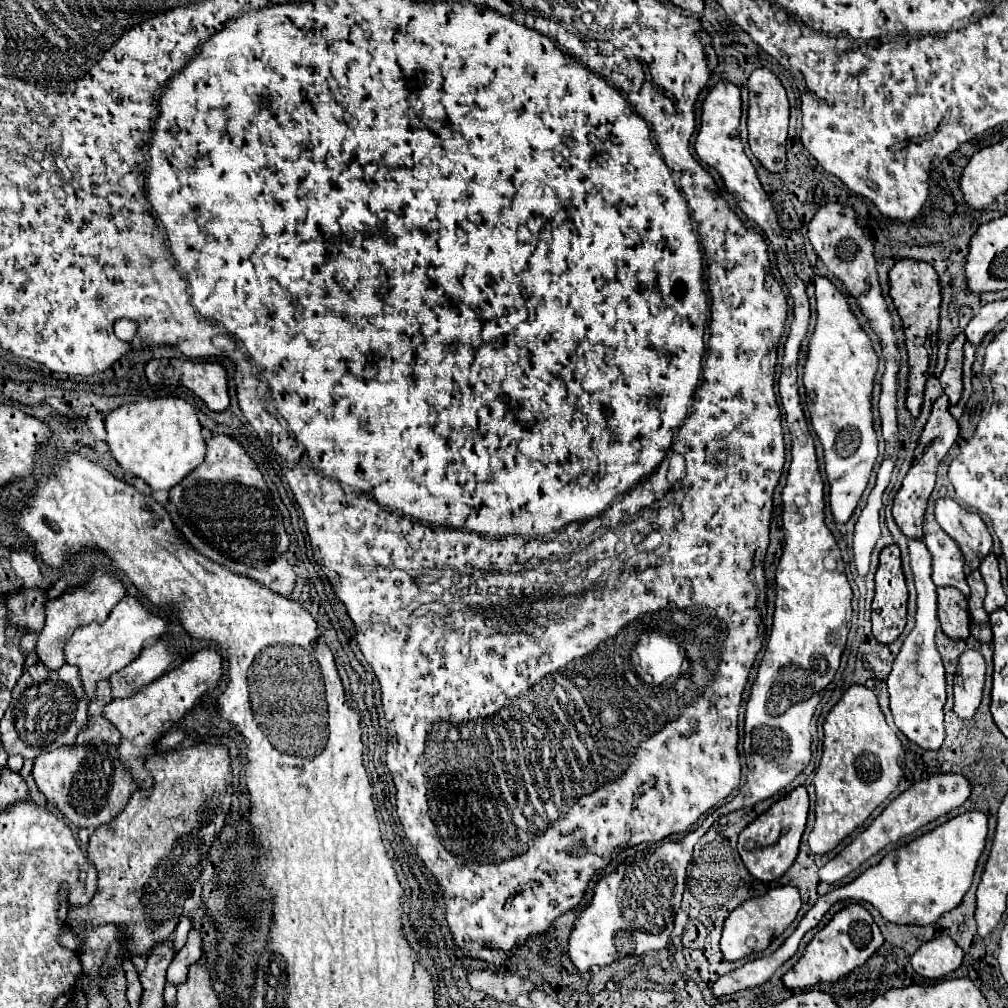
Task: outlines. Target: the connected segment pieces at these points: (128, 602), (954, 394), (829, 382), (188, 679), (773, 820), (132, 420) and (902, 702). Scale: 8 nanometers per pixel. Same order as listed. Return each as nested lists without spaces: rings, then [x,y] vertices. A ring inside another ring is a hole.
[[[125,596],[115,604],[109,618],[103,624],[87,624],[77,628],[77,632],[65,644],[65,664],[79,668],[79,678],[83,684],[85,696],[91,700],[95,696],[95,684],[107,680],[113,672],[121,670],[127,662],[139,656],[145,642],[155,642],[165,632],[165,620],[153,616],[137,598]]]
[[[965,334],[955,336],[955,340],[949,346],[945,370],[939,378],[951,404],[957,404],[961,398],[961,392],[963,392],[963,344],[965,344],[965,340],[967,340]]]
[[[815,278],[817,324],[809,342],[803,368],[805,392],[811,394],[811,424],[825,450],[825,472],[831,484],[829,500],[837,524],[845,524],[855,512],[877,462],[877,434],[873,430],[871,394],[879,358],[873,342],[851,312],[847,298],[827,278]]]
[[[203,648],[187,658],[179,668],[163,674],[159,680],[147,684],[141,692],[131,698],[113,700],[103,708],[103,716],[121,732],[119,740],[119,760],[123,760],[123,768],[127,768],[135,780],[135,786],[143,792],[151,790],[151,774],[145,770],[145,758],[153,752],[157,738],[163,734],[163,724],[167,720],[177,722],[181,720],[197,702],[199,698],[213,690],[221,680],[221,656],[213,648]]]
[[[797,786],[793,792],[789,792],[785,798],[777,800],[769,810],[765,810],[761,816],[757,816],[741,834],[739,834],[739,854],[745,862],[747,870],[763,882],[779,880],[789,866],[795,862],[801,836],[807,824],[807,812],[809,812],[809,798],[807,790],[803,786]]]
[[[143,398],[105,418],[107,444],[117,464],[153,490],[169,490],[205,460],[205,440],[193,406],[181,398]]]
[[[919,540],[909,542],[911,568],[917,588],[917,624],[905,638],[901,652],[893,662],[893,670],[887,676],[889,704],[895,726],[917,746],[925,750],[939,750],[945,738],[943,728],[943,706],[945,706],[945,668],[935,646],[937,620],[937,586],[931,580],[931,554]]]

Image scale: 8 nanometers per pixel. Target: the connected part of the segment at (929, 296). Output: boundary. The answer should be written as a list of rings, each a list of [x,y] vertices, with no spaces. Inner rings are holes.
[[[899,260],[891,272],[889,272],[889,282],[891,282],[891,298],[897,306],[897,312],[903,320],[905,336],[907,336],[907,350],[909,350],[909,390],[907,390],[907,408],[909,412],[917,418],[921,412],[923,404],[923,390],[927,382],[927,368],[929,368],[929,350],[925,348],[925,342],[931,338],[931,334],[937,332],[939,328],[939,306],[941,306],[941,284],[935,268],[927,262],[919,260]]]

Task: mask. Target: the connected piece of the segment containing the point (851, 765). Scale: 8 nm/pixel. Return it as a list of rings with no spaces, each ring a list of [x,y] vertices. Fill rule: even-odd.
[[[851,686],[829,710],[823,724],[823,756],[815,782],[815,826],[809,834],[809,848],[815,854],[831,852],[845,836],[859,828],[869,814],[897,788],[903,778],[903,746],[877,704],[873,690]]]

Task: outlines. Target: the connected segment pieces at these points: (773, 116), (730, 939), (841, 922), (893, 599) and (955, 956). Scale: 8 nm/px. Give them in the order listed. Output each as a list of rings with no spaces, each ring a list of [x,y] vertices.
[[[757,68],[749,76],[749,148],[753,156],[767,168],[769,172],[781,172],[785,168],[785,144],[787,144],[787,126],[789,126],[789,100],[785,88],[781,86],[779,78],[767,70]]]
[[[779,886],[769,890],[765,896],[757,896],[751,898],[747,902],[743,902],[741,906],[737,906],[725,920],[723,924],[723,936],[721,936],[721,952],[725,956],[725,960],[735,962],[739,958],[745,958],[751,954],[751,948],[747,946],[747,938],[755,938],[755,952],[761,952],[769,946],[769,942],[773,938],[777,938],[779,934],[785,932],[785,928],[795,920],[797,912],[801,908],[801,898],[799,898],[799,890],[795,886]]]
[[[851,904],[843,910],[839,910],[831,922],[819,930],[813,940],[807,944],[803,956],[797,960],[797,964],[787,972],[781,980],[791,990],[803,990],[809,986],[815,986],[817,982],[835,982],[841,976],[849,974],[853,968],[867,962],[867,958],[883,944],[883,936],[879,932],[879,926],[873,922],[871,914],[859,906]]]
[[[891,544],[881,550],[879,554],[879,568],[875,572],[875,598],[873,598],[873,636],[881,644],[891,644],[899,638],[899,634],[905,628],[905,616],[907,616],[907,584],[901,570],[901,552],[897,544]]]
[[[939,936],[925,942],[913,956],[911,966],[923,978],[941,978],[957,970],[963,962],[963,950],[949,938]]]

